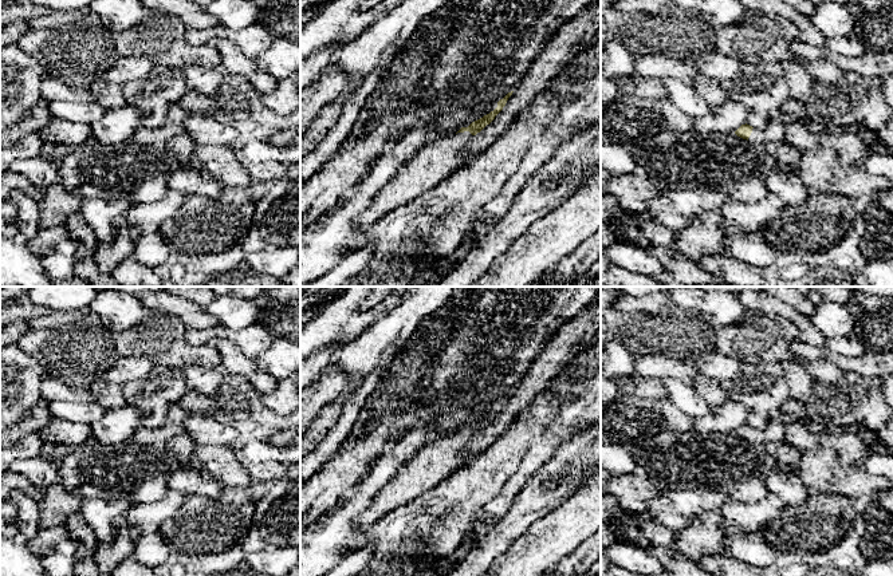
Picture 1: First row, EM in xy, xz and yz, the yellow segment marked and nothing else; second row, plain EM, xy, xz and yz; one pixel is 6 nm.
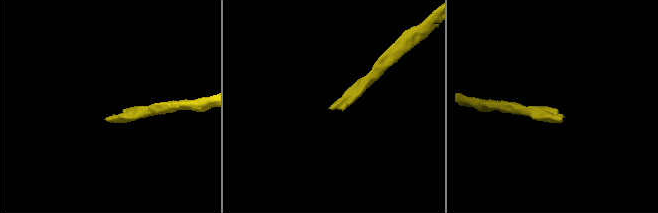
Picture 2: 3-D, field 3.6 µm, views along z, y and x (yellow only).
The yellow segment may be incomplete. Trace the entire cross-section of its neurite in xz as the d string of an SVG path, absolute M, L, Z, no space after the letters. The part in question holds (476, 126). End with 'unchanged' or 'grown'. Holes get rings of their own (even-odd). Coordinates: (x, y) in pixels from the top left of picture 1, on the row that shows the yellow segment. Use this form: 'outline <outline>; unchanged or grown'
outline M512 92L500 99L497 107L489 114L418 151L413 161L375 194L370 208L362 213L365 225L377 222L397 206L424 194L459 169L472 137L495 119Z; grown

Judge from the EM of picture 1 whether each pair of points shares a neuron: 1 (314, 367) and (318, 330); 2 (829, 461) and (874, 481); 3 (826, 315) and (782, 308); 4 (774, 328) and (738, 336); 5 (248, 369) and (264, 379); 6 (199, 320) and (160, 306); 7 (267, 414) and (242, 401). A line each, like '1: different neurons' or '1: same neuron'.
1: different neurons
2: same neuron
3: different neurons
4: same neuron
5: same neuron
6: same neuron
7: same neuron

